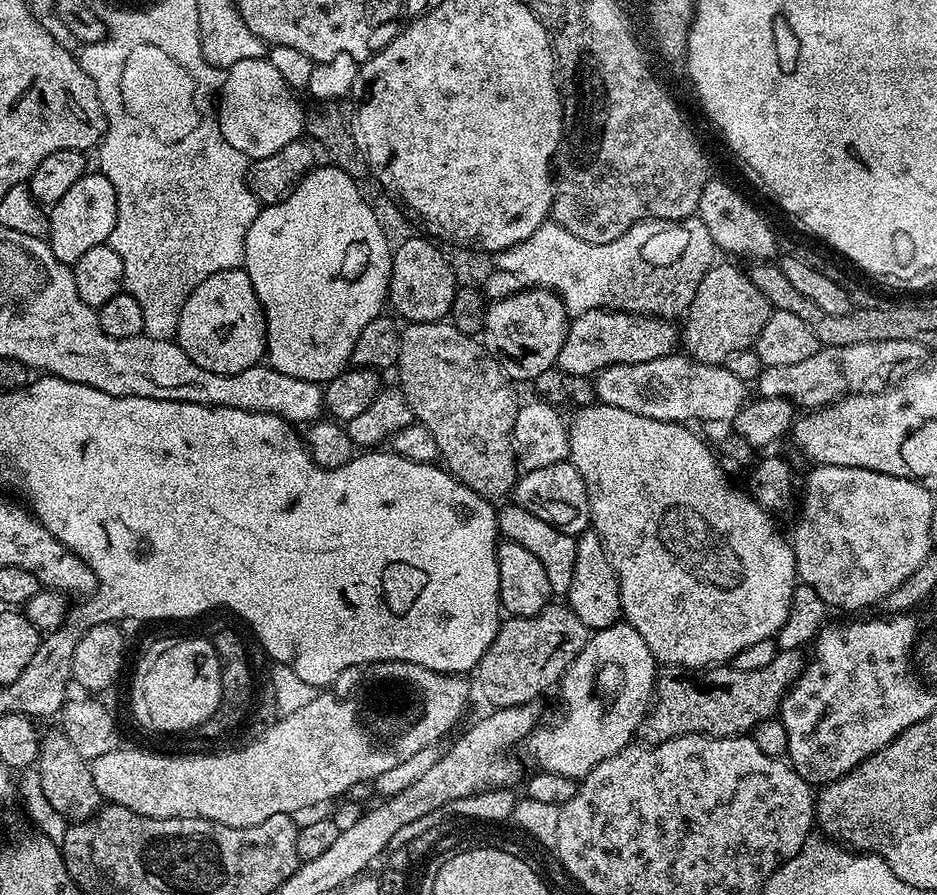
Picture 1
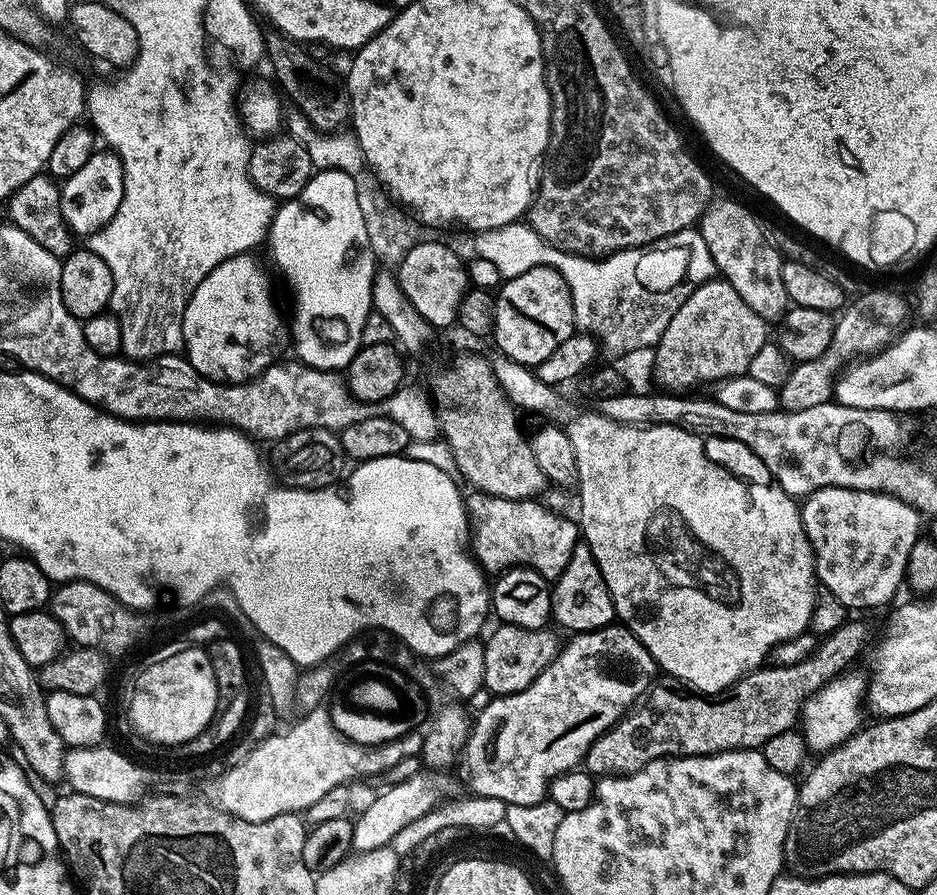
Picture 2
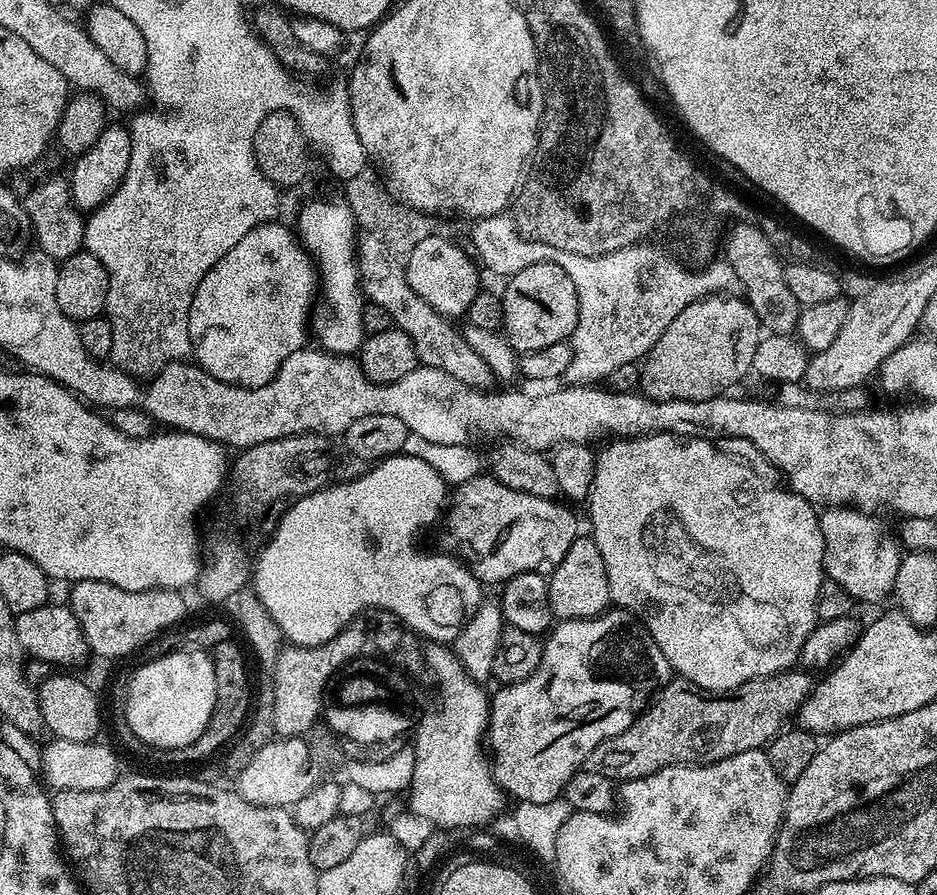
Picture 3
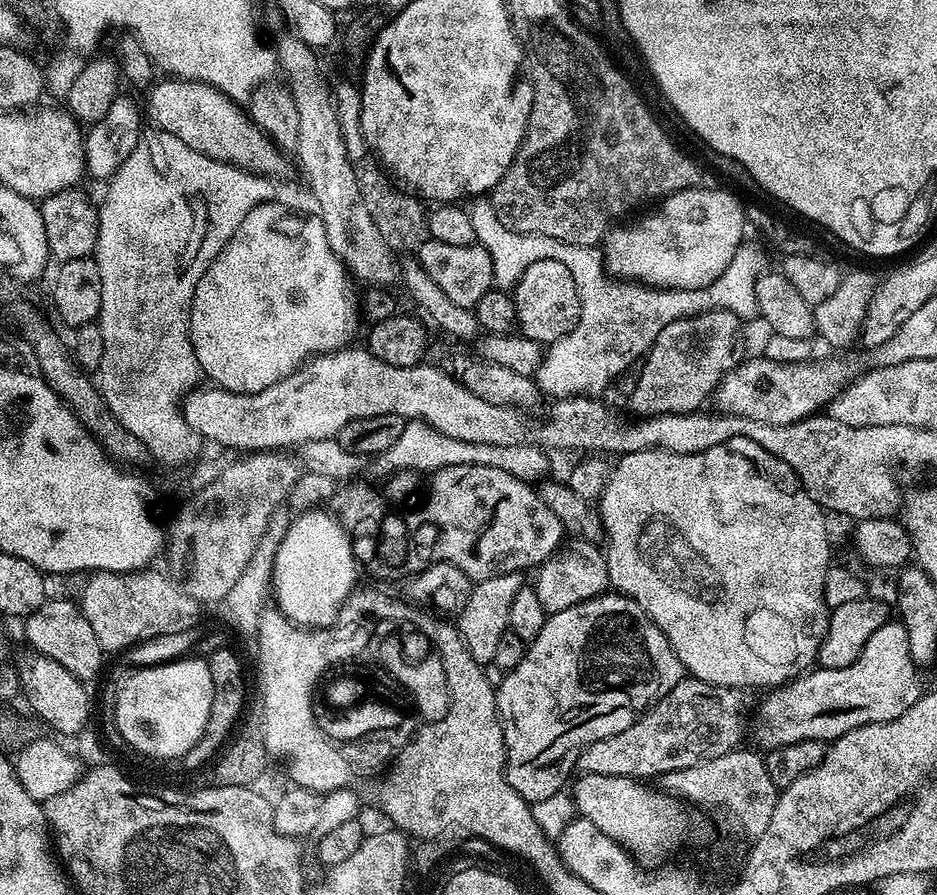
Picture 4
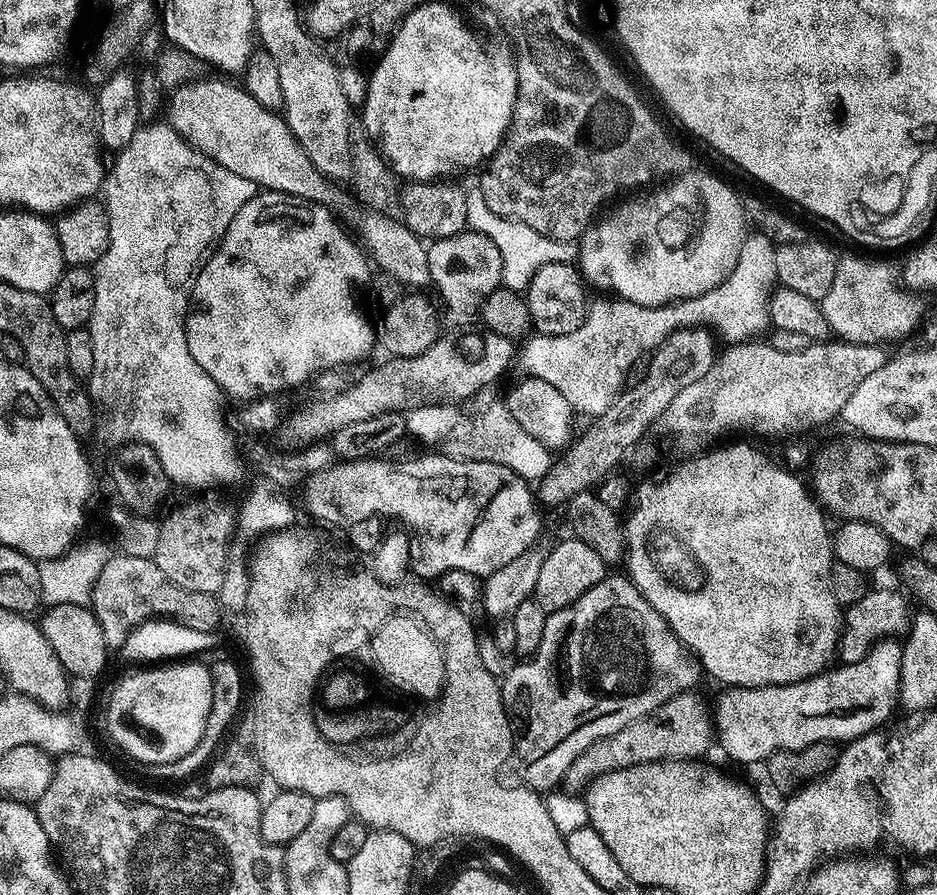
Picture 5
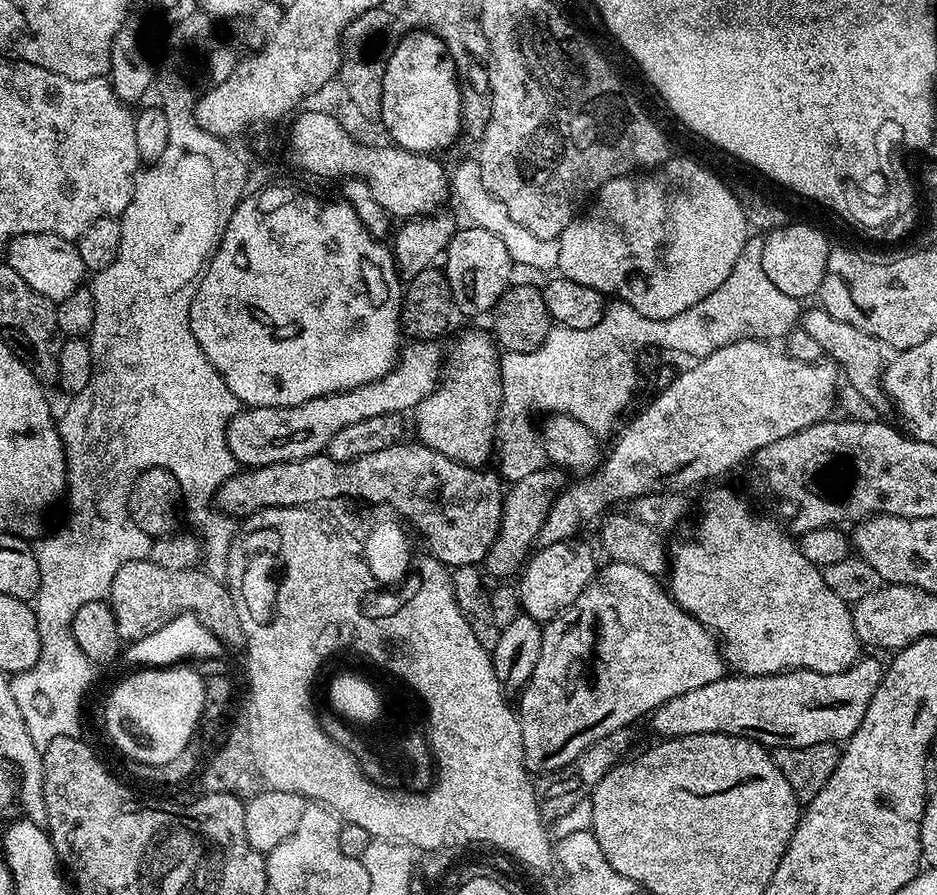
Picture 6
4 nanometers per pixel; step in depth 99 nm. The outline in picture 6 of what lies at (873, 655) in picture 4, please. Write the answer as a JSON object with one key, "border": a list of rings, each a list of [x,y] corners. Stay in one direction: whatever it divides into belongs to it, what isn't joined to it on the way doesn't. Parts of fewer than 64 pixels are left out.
{"border":[[[861,658],[852,665],[846,672],[838,674],[822,674],[821,672],[812,672],[808,668],[794,668],[786,672],[775,672],[773,676],[746,676],[743,674],[728,674],[723,680],[718,682],[710,682],[706,686],[698,686],[698,690],[690,690],[686,694],[682,694],[678,698],[670,698],[670,702],[666,702],[661,708],[651,713],[652,728],[657,732],[657,737],[671,738],[674,736],[689,736],[690,734],[706,734],[707,732],[718,732],[725,736],[742,736],[746,740],[756,740],[758,743],[767,746],[769,749],[785,748],[786,746],[814,746],[818,742],[847,742],[858,730],[858,726],[862,722],[862,718],[866,714],[866,710],[870,706],[870,698],[874,694],[874,690],[880,685],[880,677],[882,675],[882,664],[876,660],[867,660]]]}

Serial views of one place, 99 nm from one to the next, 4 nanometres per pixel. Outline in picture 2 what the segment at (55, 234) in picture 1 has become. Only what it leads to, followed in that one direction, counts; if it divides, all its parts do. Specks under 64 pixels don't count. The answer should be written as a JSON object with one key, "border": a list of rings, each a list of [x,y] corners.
{"border":[[[97,150],[92,153],[86,166],[74,170],[74,174],[67,176],[60,184],[62,218],[68,223],[68,229],[77,237],[93,236],[107,226],[110,218],[114,218],[114,214],[118,214],[123,193],[124,167],[120,157],[111,150]]]}

